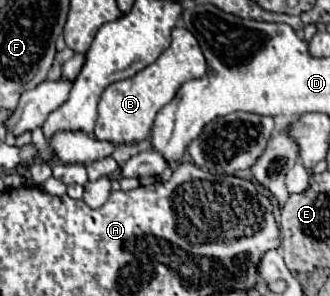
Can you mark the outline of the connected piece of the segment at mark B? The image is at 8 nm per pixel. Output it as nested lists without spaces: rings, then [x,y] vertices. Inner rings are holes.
[[[182,24],[176,26],[172,30],[172,44],[160,54],[160,58],[154,64],[146,66],[142,72],[138,72],[132,78],[110,84],[104,90],[102,100],[98,104],[98,120],[96,120],[96,130],[94,130],[96,138],[108,140],[114,144],[140,142],[148,138],[158,110],[174,98],[176,90],[184,82],[192,78],[202,78],[204,74],[206,74],[206,60],[204,60],[198,40]]]

